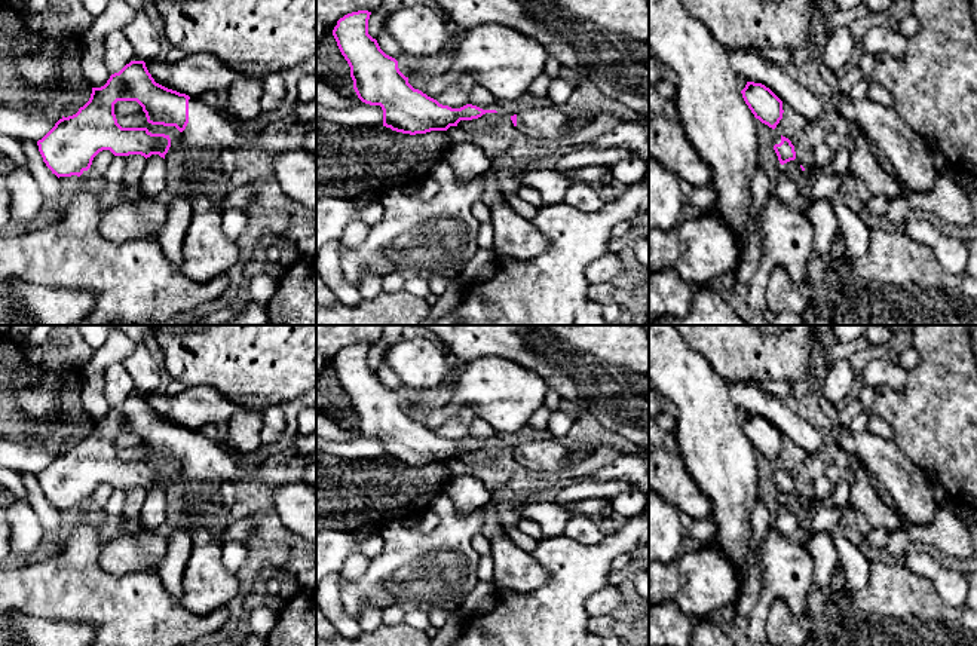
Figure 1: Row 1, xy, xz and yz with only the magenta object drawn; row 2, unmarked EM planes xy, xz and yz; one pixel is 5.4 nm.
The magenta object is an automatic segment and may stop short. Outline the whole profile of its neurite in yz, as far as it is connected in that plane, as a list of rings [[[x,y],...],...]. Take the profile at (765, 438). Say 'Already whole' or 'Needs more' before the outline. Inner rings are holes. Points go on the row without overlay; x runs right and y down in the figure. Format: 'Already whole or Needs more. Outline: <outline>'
Already whole. Outline: [[[747,414],[742,431],[756,451],[775,462],[782,451],[782,434],[765,417]]]

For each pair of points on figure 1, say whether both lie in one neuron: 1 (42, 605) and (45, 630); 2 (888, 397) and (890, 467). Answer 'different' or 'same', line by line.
1: different
2: different

